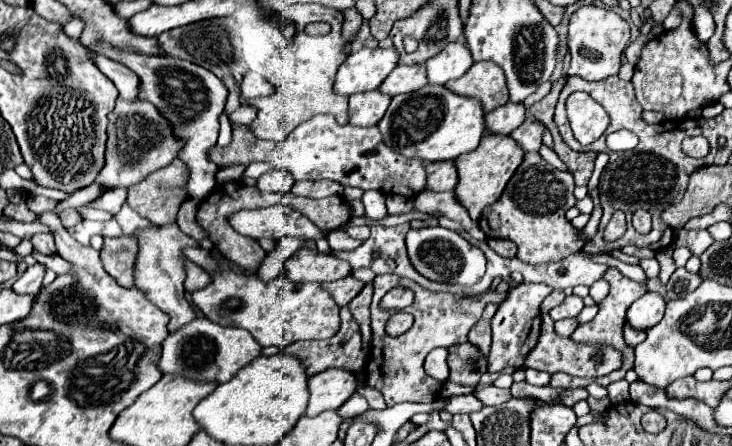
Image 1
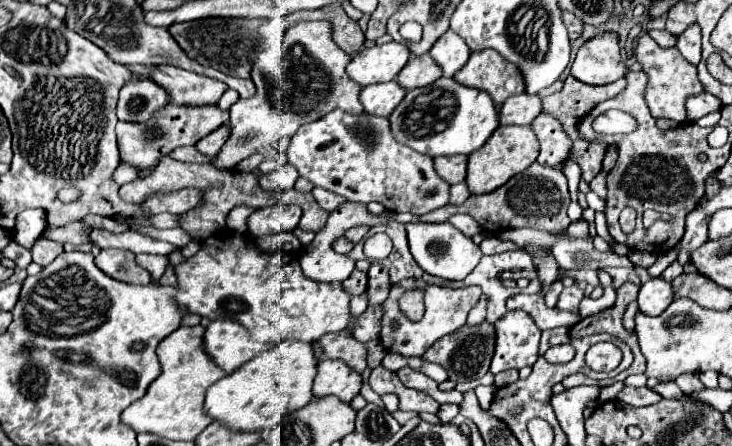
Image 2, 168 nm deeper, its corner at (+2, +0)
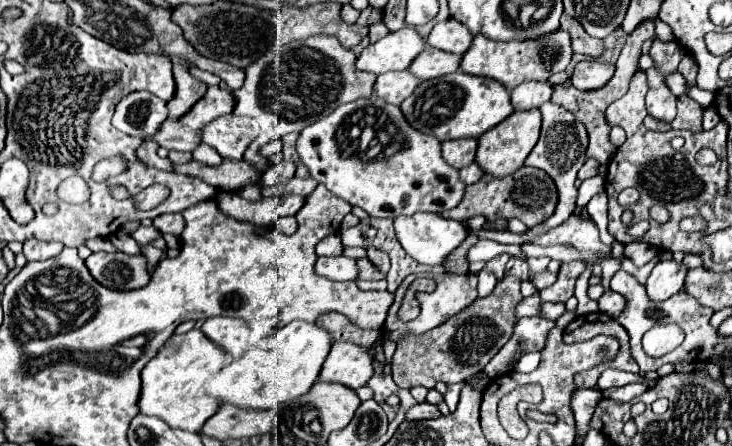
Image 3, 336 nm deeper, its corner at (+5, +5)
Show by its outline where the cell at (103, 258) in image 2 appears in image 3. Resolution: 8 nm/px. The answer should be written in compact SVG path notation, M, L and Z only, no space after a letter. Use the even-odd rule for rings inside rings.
M93 252L85 264L99 284L113 290L135 290L149 282L147 260L143 254Z

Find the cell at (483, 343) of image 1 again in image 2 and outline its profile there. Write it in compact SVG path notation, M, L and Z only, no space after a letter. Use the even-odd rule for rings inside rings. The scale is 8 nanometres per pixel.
M482 295L480 297L480 301L470 309L470 313L468 313L468 325L478 325L478 323L482 323L484 319L486 319L486 295Z

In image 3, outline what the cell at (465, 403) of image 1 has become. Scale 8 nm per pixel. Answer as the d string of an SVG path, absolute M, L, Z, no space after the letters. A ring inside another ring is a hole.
M429 402L415 404L407 412L407 420L427 420L427 418L439 418L439 416L441 416L441 412L439 412L437 404L429 404Z

